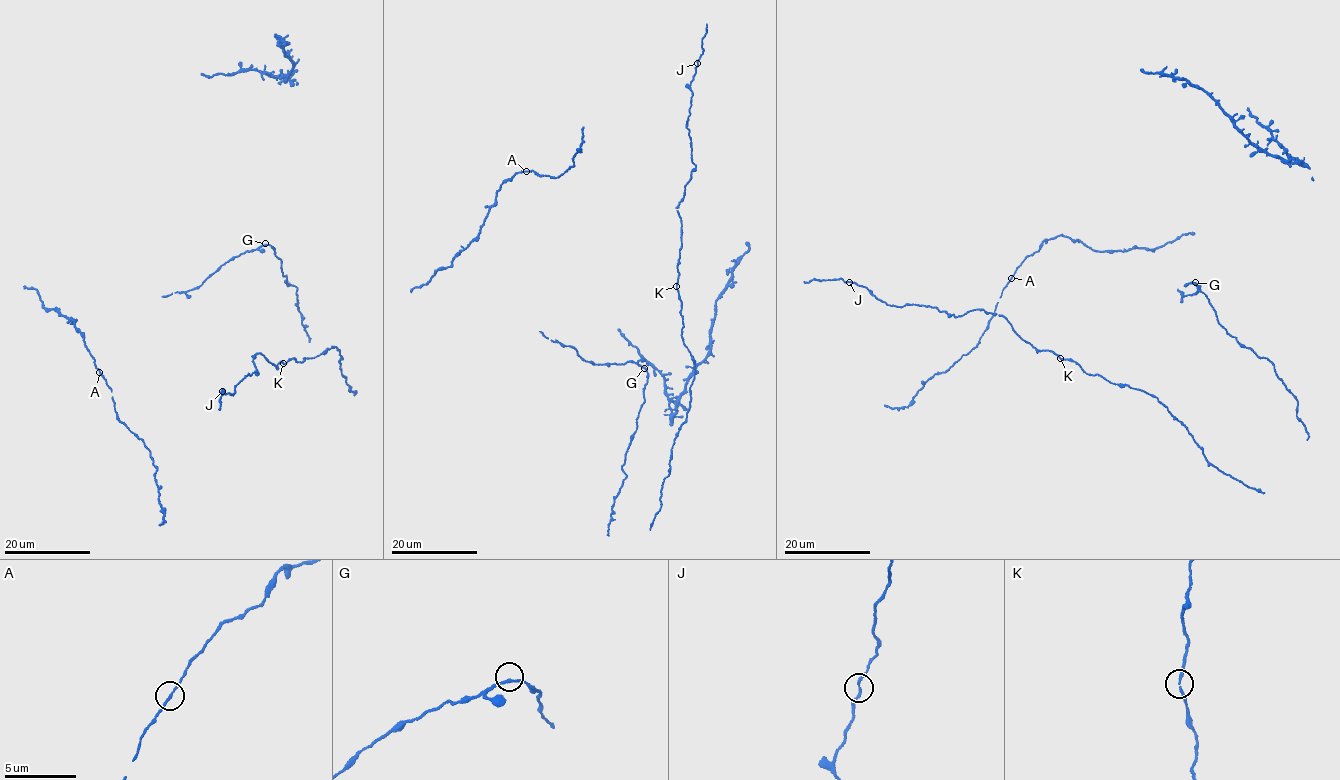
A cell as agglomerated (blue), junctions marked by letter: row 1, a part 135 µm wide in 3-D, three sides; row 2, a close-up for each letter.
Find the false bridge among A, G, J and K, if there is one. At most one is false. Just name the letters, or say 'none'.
none

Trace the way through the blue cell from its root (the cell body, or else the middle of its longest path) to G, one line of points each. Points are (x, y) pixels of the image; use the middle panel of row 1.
G: (623, 480), (626, 476), (622, 465), (645, 398), (643, 392), (648, 375), (644, 368)

